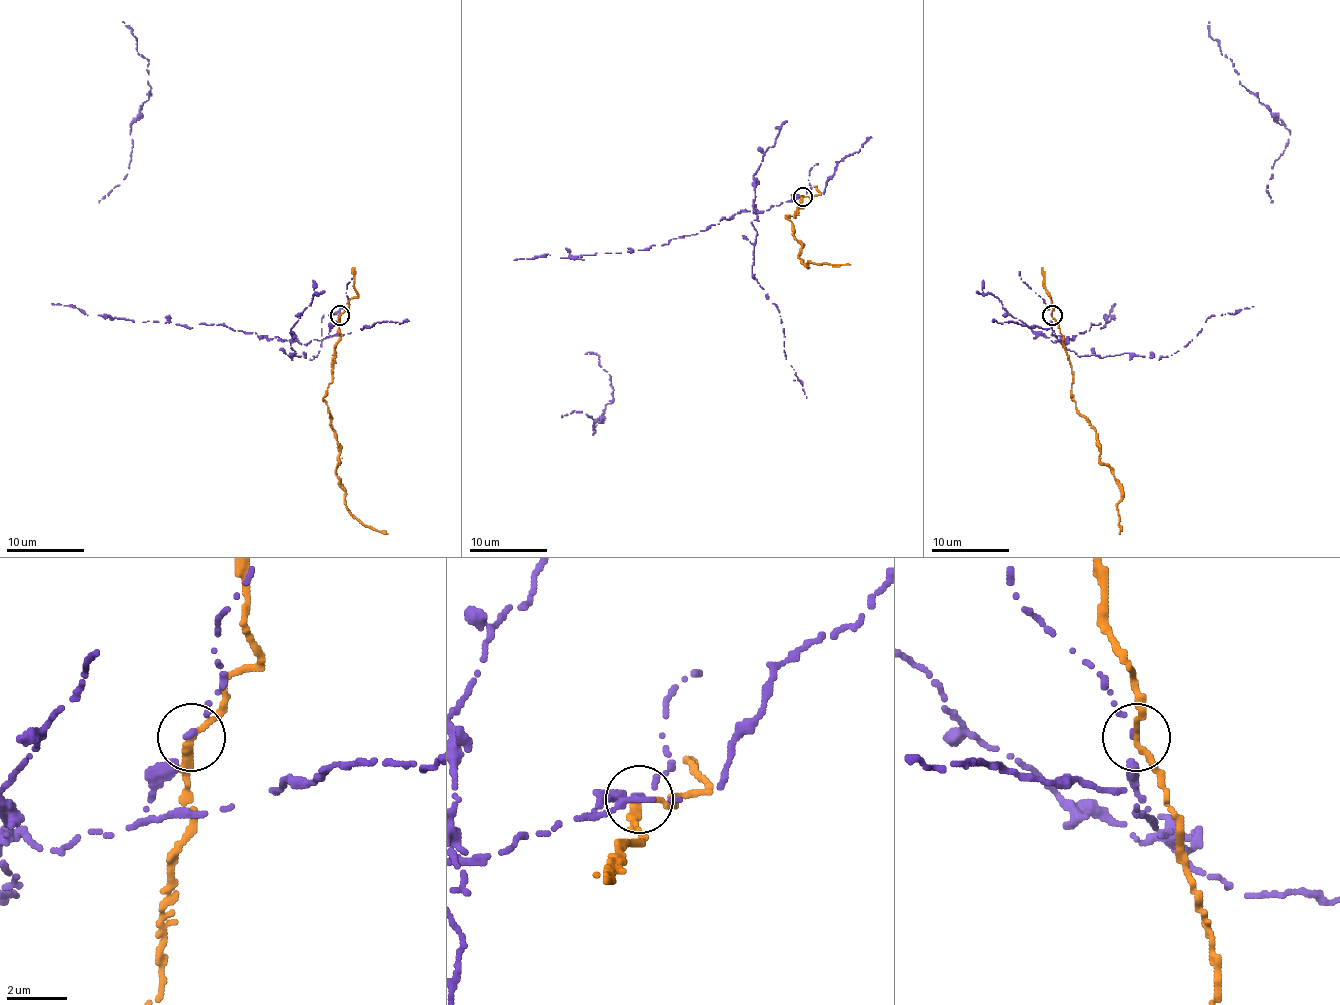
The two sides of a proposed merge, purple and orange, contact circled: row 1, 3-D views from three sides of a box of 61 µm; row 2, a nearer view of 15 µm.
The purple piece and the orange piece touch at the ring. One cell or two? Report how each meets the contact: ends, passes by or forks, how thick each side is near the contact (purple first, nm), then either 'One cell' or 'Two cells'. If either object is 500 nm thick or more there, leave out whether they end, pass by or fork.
At the ring purple ends. At the ring orange passes by. Thickness 150 nm (purple) against 240 nm. Two cells

